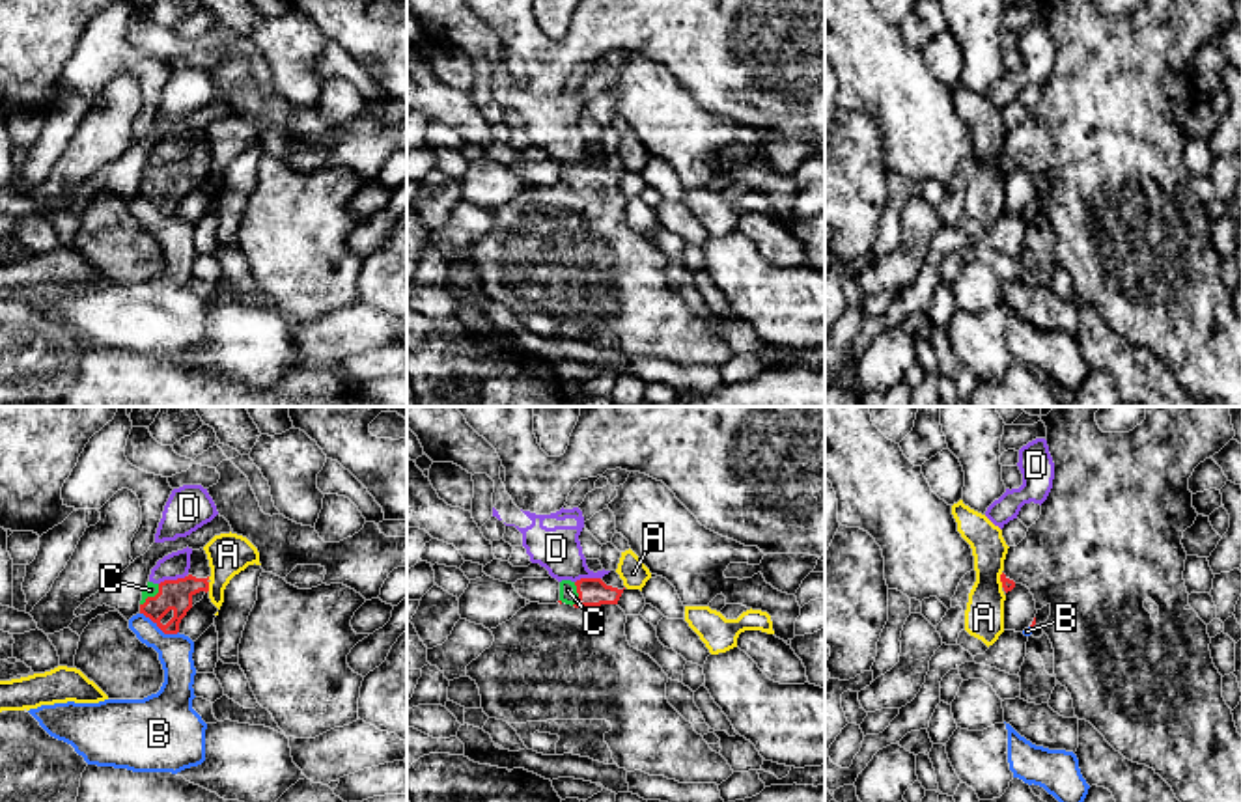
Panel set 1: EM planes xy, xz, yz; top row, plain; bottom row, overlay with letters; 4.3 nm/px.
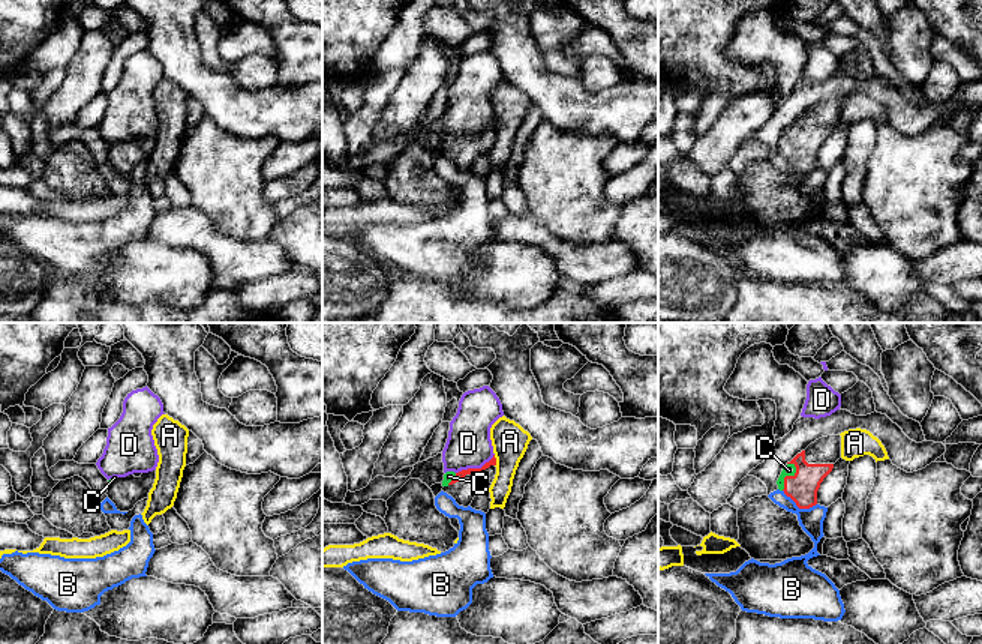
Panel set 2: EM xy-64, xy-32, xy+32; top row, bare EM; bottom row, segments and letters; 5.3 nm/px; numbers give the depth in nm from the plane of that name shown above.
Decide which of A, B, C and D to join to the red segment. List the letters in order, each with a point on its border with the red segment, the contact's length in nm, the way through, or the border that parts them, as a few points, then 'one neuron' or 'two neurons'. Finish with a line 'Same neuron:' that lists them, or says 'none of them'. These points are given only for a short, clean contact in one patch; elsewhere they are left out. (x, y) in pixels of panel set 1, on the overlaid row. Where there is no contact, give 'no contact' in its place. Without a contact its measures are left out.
A: xy (208, 586) | 40 nm | along xy (208, 582), (209, 590) | two neurons
B: xy (159, 627) | 190 nm | along xy (140, 612), (165, 633), (178, 633) | two neurons
C: xy (152, 597) | 130 nm | one neuron
D: xy (172, 580) | 130 nm | along xy (185, 575), (159, 584) | two neurons
Same neuron: C

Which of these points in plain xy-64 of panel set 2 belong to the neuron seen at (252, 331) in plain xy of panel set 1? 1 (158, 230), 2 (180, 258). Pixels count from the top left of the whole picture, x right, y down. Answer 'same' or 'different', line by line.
1: different
2: same

